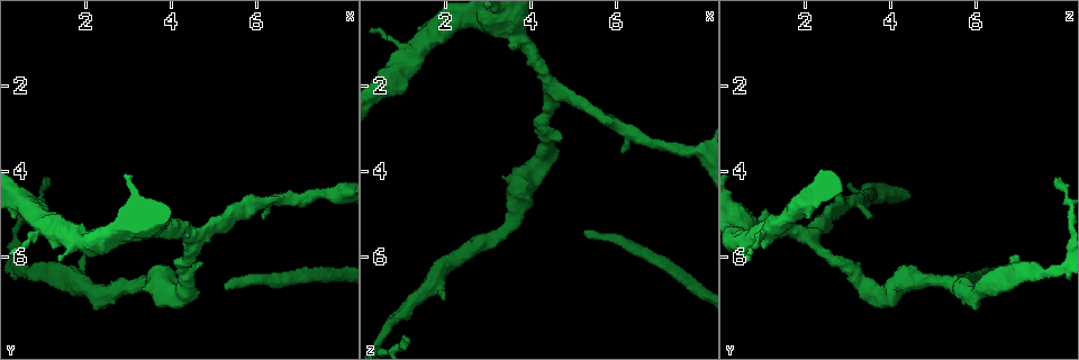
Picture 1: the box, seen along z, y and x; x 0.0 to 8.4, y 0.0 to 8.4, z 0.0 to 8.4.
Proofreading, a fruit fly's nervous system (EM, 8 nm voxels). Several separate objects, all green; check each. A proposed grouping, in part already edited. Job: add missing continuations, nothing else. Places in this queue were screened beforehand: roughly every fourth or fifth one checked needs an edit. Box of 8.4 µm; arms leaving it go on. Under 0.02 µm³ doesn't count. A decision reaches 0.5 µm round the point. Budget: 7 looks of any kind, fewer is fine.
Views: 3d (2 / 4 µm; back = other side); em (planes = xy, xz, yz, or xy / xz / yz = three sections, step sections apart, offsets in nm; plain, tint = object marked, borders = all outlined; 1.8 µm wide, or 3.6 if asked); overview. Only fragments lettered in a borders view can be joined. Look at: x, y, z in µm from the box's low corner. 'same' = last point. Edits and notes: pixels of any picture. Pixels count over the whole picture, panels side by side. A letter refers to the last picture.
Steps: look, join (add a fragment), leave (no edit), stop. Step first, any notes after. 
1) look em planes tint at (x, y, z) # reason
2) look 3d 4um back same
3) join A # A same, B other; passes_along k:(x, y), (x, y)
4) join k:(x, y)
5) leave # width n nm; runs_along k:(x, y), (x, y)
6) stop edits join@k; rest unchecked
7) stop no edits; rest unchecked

look 3d 2um at (5.25, 6.75, 5.50) # branch stops here

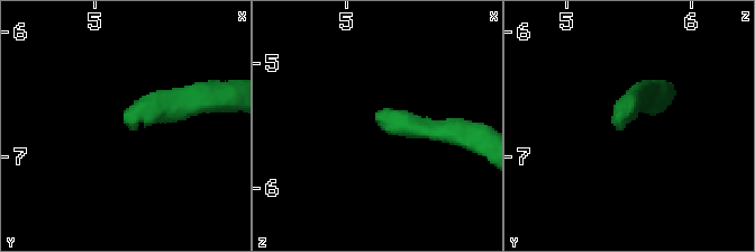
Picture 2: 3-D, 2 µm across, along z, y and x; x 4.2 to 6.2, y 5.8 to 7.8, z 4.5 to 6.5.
look em planes plain at (5.26, 6.70, 5.48)

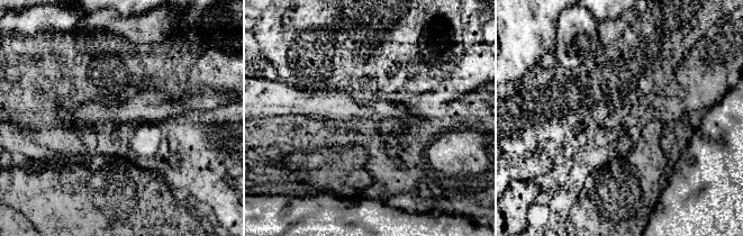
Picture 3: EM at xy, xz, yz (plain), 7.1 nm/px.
look em planes borders same # what lies round it

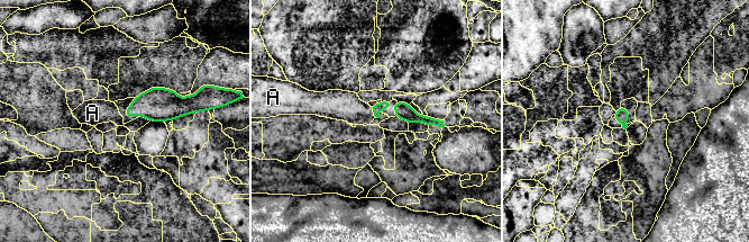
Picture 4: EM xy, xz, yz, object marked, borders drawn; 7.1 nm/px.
join A # A same; passes_along 4:(383, 105), (373, 111), (339, 105); it goes on there

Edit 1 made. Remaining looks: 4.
look overview # see it whole again

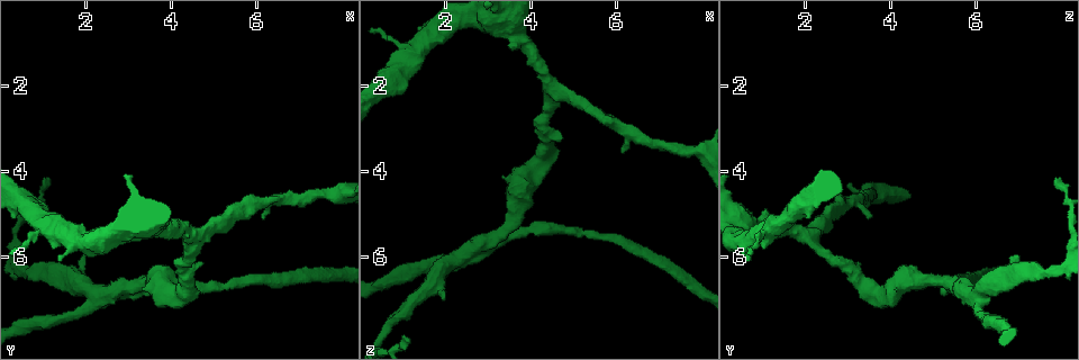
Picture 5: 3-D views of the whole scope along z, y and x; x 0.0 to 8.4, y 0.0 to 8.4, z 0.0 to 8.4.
look 3d 4um at (1.95, 5.95, 6.95) # branch stops here

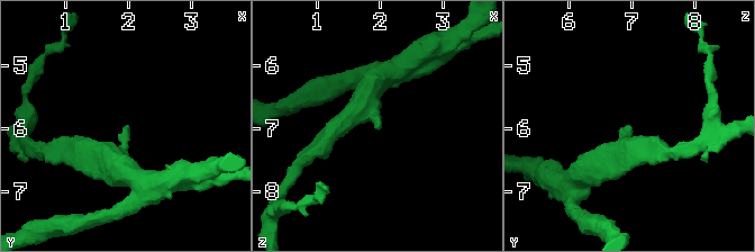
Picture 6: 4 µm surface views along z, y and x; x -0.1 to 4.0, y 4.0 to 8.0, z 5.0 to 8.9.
look em planes borders at (2.00, 5.95, 7.00)

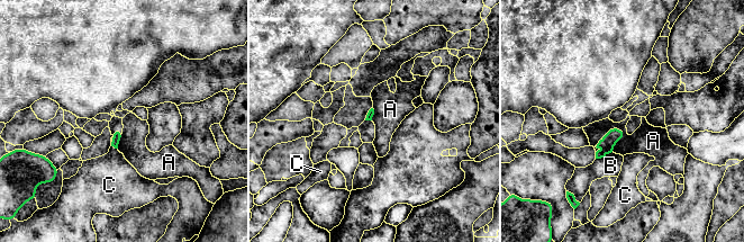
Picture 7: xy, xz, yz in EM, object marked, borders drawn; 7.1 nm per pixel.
leave # A other, B other, C other; border 7:(626, 133), (611, 127), (596, 146); no lettered fragment goes on from it

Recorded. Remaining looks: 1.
look em planes borders at (6.20, 5.05, 3.55) # free end

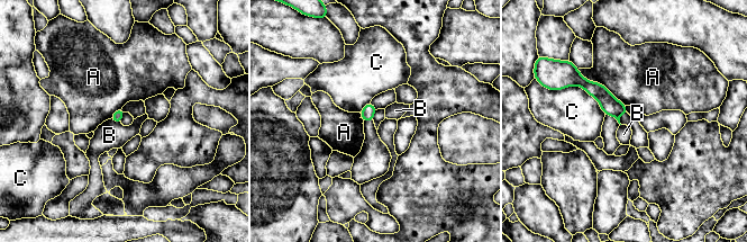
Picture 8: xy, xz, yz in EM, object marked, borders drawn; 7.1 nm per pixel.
leave # A other, B other, C other; border 8:(110, 118), (120, 123); none of them fits

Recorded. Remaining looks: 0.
stop edits join@4; rest unchecked

